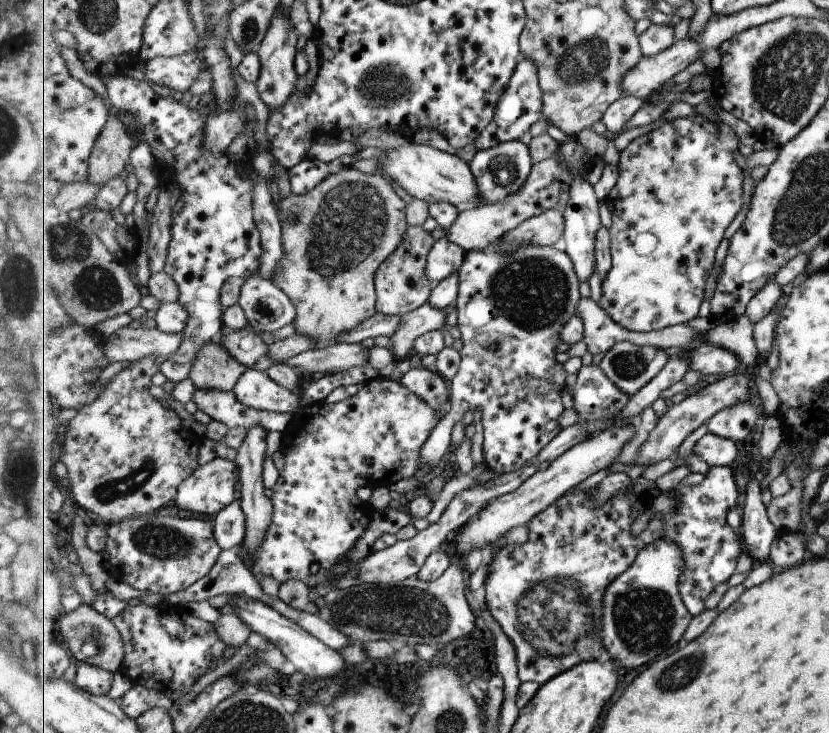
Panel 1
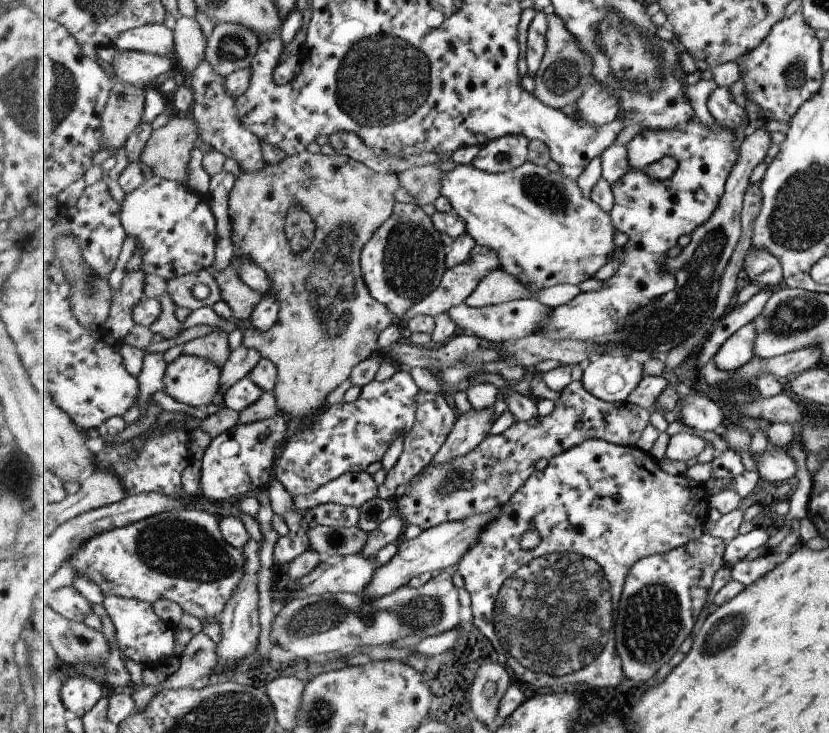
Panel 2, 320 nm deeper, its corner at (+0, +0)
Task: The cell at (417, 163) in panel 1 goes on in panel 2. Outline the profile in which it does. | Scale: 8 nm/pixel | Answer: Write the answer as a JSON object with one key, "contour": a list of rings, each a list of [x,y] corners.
{"contour":[[[525,161],[523,166],[514,168],[513,170],[502,173],[490,173],[482,171],[471,165],[459,165],[455,170],[446,172],[442,175],[442,195],[446,196],[453,205],[457,213],[466,222],[466,232],[469,233],[475,240],[477,245],[483,245],[493,249],[500,258],[500,266],[504,271],[512,274],[519,279],[520,285],[525,289],[535,289],[540,291],[547,287],[554,287],[558,284],[571,283],[572,285],[581,284],[589,278],[593,278],[613,256],[618,254],[619,249],[615,247],[615,234],[618,228],[615,226],[611,212],[605,212],[605,209],[597,204],[593,198],[585,196],[583,190],[579,188],[579,184],[575,180],[571,180],[562,171],[551,172],[546,165],[538,165],[533,161]]]}

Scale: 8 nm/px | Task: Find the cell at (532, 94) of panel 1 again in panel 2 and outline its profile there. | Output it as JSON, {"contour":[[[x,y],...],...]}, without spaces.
{"contour":[[[548,10],[537,11],[527,32],[526,64],[529,76],[534,78],[546,55],[546,38],[549,30]]]}

